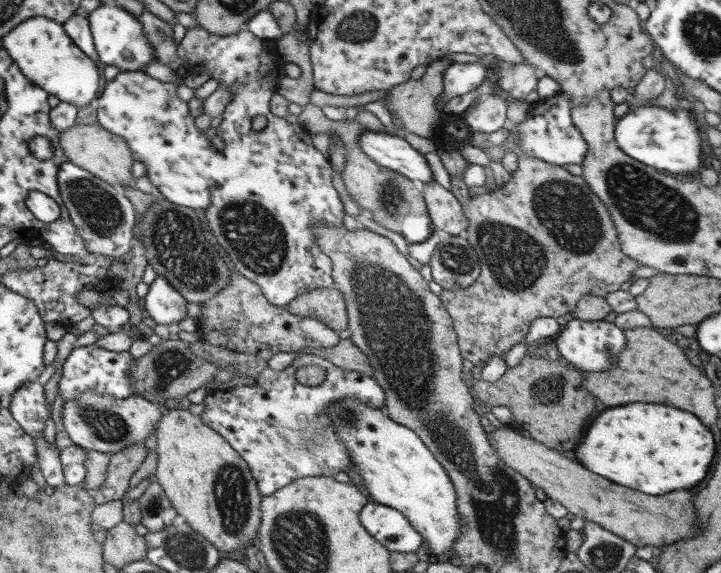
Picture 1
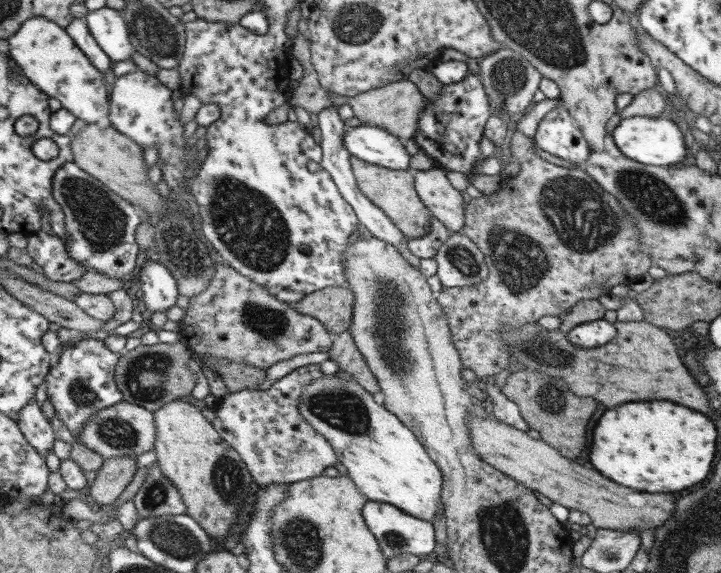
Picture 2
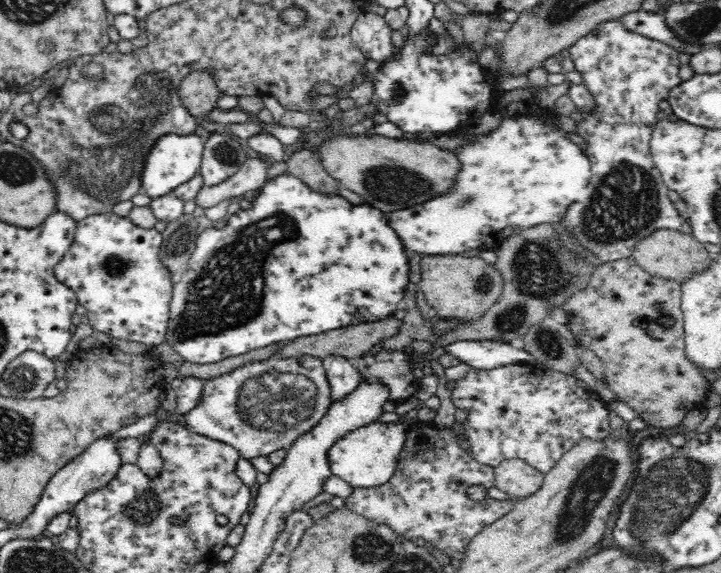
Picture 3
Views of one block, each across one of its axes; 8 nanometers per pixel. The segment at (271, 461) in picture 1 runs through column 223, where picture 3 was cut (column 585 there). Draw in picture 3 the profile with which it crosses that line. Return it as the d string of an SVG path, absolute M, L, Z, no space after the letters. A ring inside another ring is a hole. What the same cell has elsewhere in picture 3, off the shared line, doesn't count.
M512 364L490 370L471 368L463 378L456 380L456 386L451 391L455 407L468 410L463 424L467 437L464 445L469 454L477 462L492 468L496 468L504 460L520 458L546 475L580 440L608 438L613 429L608 421L610 410L607 403L596 391L578 387L576 381L574 375L539 368L534 364Z

